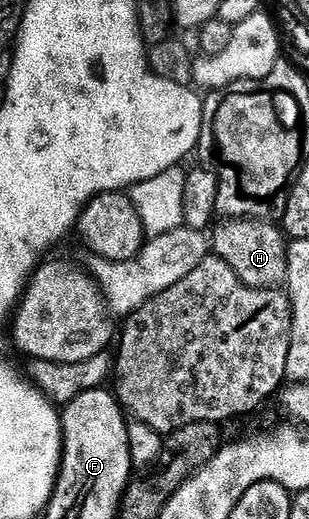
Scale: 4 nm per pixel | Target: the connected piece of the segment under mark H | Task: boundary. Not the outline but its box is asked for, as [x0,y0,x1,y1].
[211,220,289,288]

